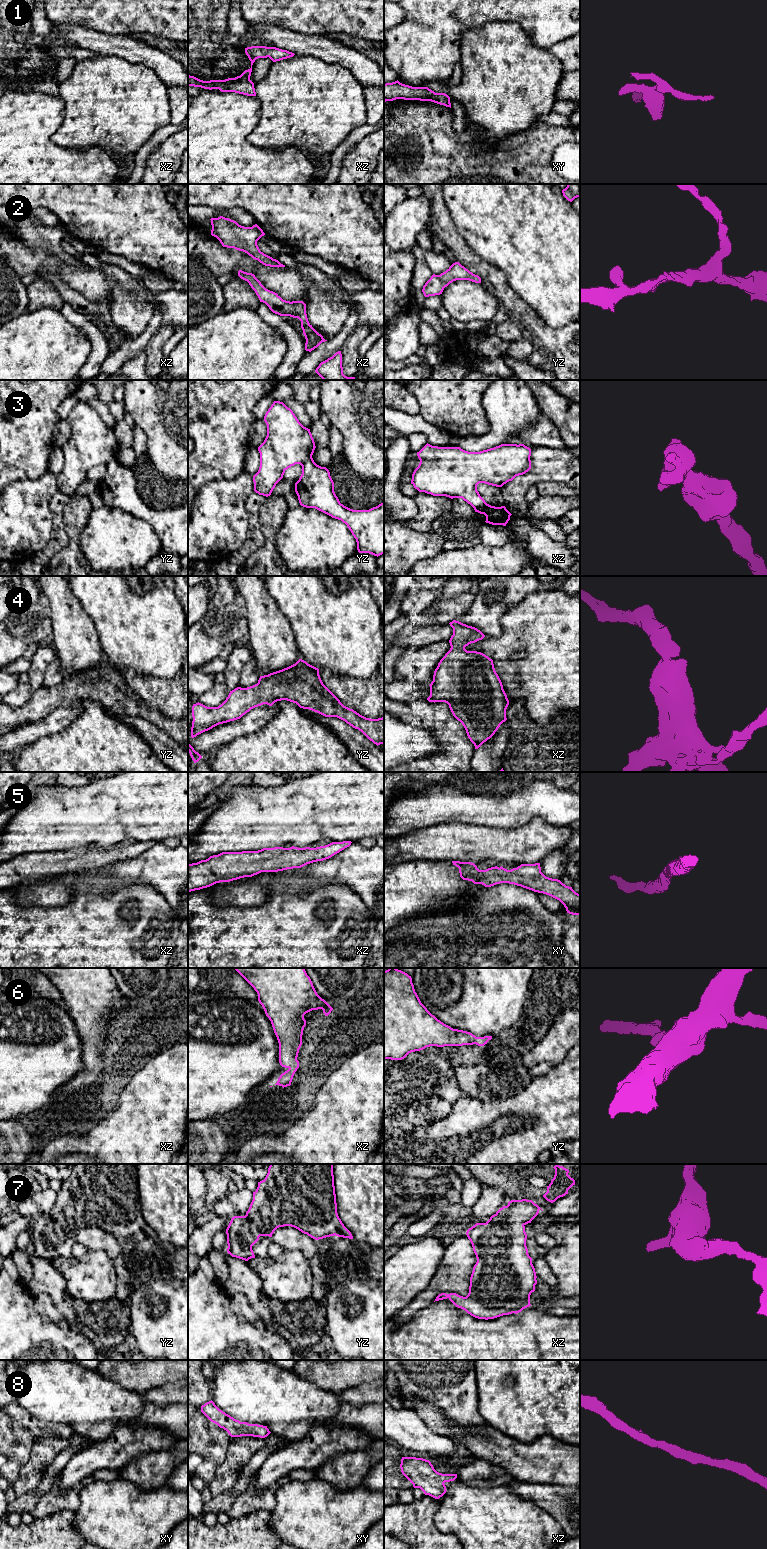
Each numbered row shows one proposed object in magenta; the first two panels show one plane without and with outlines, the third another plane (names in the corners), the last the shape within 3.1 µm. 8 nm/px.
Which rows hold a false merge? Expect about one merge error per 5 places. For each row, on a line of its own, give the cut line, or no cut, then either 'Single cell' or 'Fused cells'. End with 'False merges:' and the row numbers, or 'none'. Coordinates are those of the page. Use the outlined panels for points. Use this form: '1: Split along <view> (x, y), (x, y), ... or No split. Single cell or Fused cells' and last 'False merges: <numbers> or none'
1: Split along xz (249, 78), (243, 81), (223, 83), (218, 88). Fused cells
2: No split. Single cell
3: No split. Single cell
4: No split. Single cell
5: No split. Single cell
6: No split. Single cell
7: No split. Single cell
8: No split. Single cell
False merges: 1

